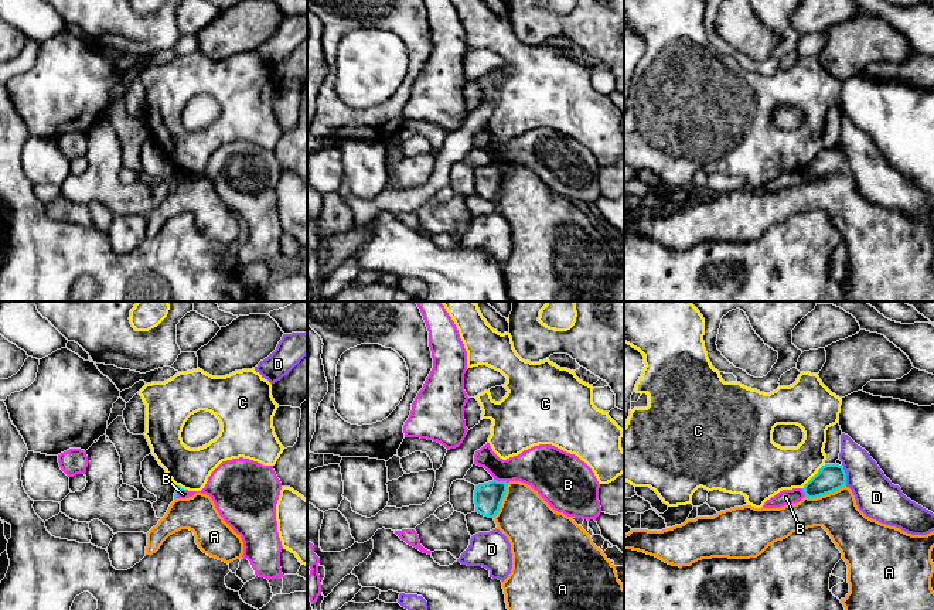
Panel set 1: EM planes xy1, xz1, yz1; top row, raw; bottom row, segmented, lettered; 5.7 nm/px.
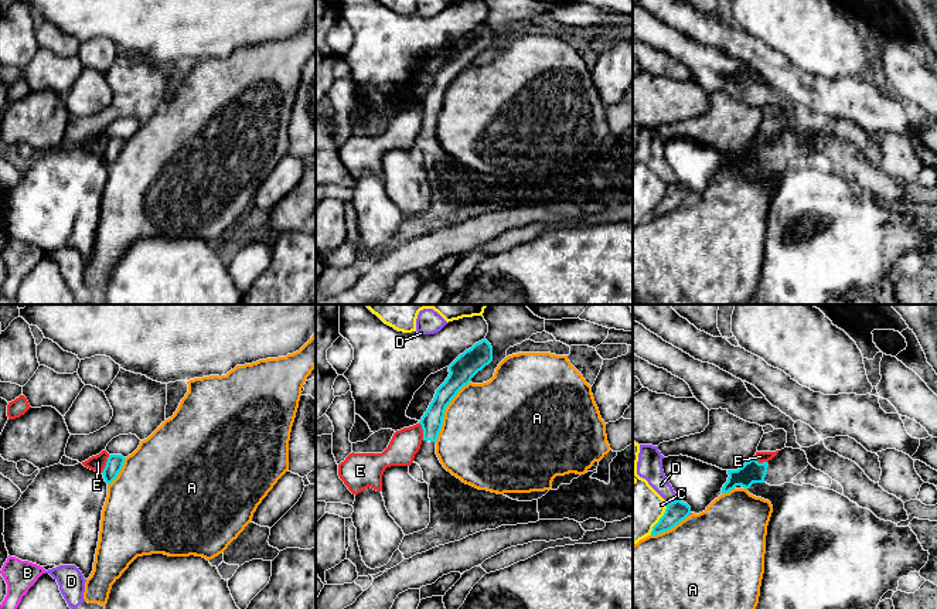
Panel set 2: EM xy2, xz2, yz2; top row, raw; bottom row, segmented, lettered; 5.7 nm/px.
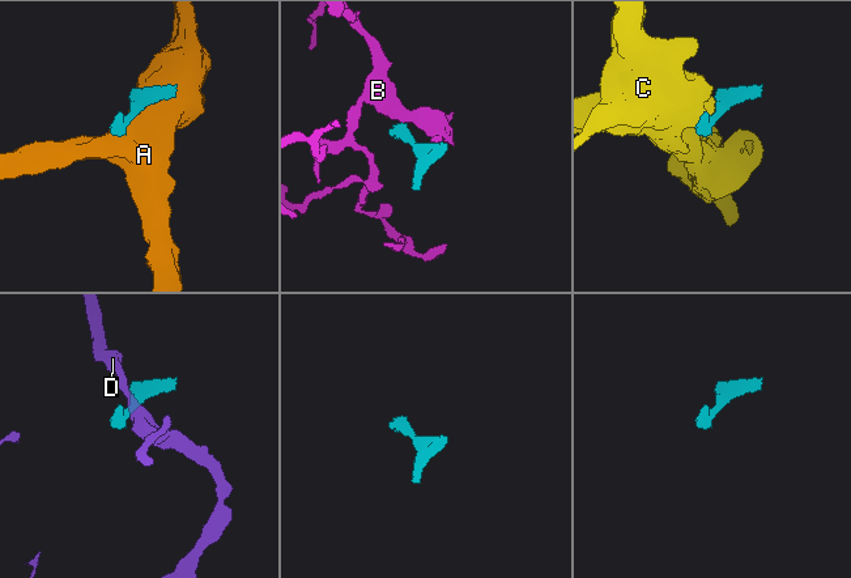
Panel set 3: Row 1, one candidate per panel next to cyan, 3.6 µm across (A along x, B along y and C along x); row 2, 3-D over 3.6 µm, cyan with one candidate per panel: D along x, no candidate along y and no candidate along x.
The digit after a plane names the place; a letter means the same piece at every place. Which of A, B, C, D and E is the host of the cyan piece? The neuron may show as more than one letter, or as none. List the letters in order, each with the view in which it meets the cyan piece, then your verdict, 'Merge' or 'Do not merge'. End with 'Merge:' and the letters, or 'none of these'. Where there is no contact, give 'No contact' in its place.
A: Touches cyan in xz2. Do not merge
B: Touches cyan in xz1. Do not merge
C: Touches cyan in yz2. Do not merge
D: Touches cyan in yz1. Do not merge
E: Touches cyan in xy2. Do not merge
Merge: none of these

